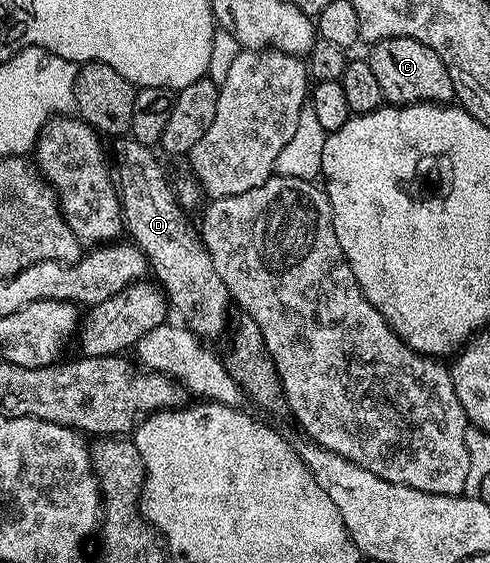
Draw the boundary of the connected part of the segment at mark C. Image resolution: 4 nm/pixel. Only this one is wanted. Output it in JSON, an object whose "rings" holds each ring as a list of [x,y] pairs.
{"rings":[[[382,38],[369,47],[368,61],[380,83],[383,99],[392,106],[412,106],[416,102],[450,104],[455,101],[452,76],[444,68],[444,60],[420,40],[411,38]]]}

